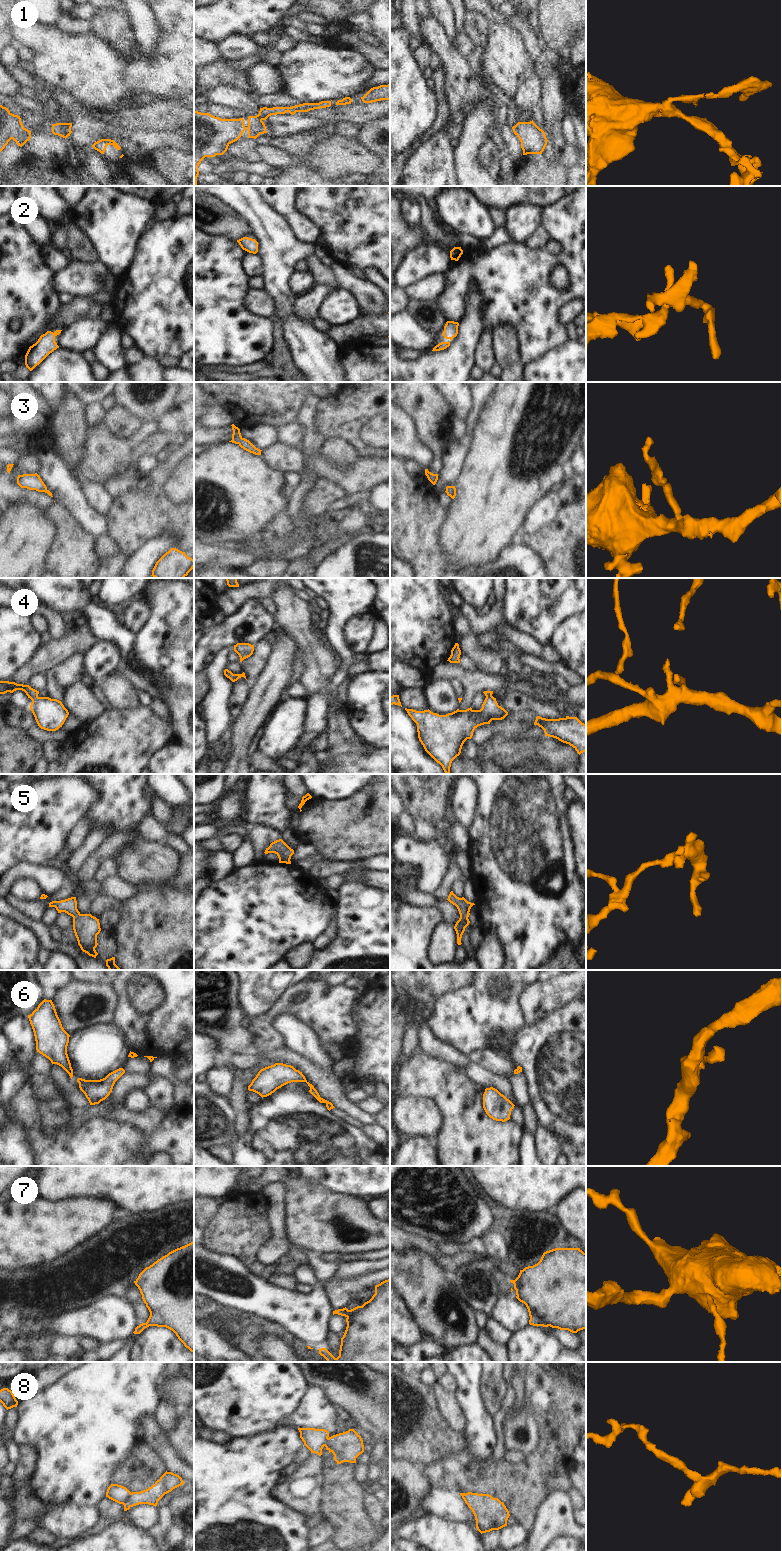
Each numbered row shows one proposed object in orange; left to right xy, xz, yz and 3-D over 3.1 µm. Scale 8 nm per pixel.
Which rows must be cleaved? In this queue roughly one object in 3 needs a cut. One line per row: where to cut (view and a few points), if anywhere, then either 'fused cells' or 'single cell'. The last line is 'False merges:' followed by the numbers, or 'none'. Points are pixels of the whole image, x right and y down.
1: no cut; single cell
2: no cut; single cell
3: no cut; single cell
4: no cut; single cell
5: no cut; single cell
6: no cut; single cell
7: no cut; single cell
8: cut in xy along (131, 1493), (123, 1504); fused cells
False merges: 8

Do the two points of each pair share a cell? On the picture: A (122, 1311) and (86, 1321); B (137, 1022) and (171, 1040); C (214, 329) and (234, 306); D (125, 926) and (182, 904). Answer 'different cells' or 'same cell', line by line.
A: same cell
B: same cell
C: same cell
D: same cell

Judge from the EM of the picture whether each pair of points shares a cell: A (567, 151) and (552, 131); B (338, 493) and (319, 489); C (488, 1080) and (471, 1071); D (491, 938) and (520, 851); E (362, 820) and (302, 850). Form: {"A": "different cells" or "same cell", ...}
{"A": "same cell", "B": "same cell", "C": "same cell", "D": "different cells", "E": "different cells"}

